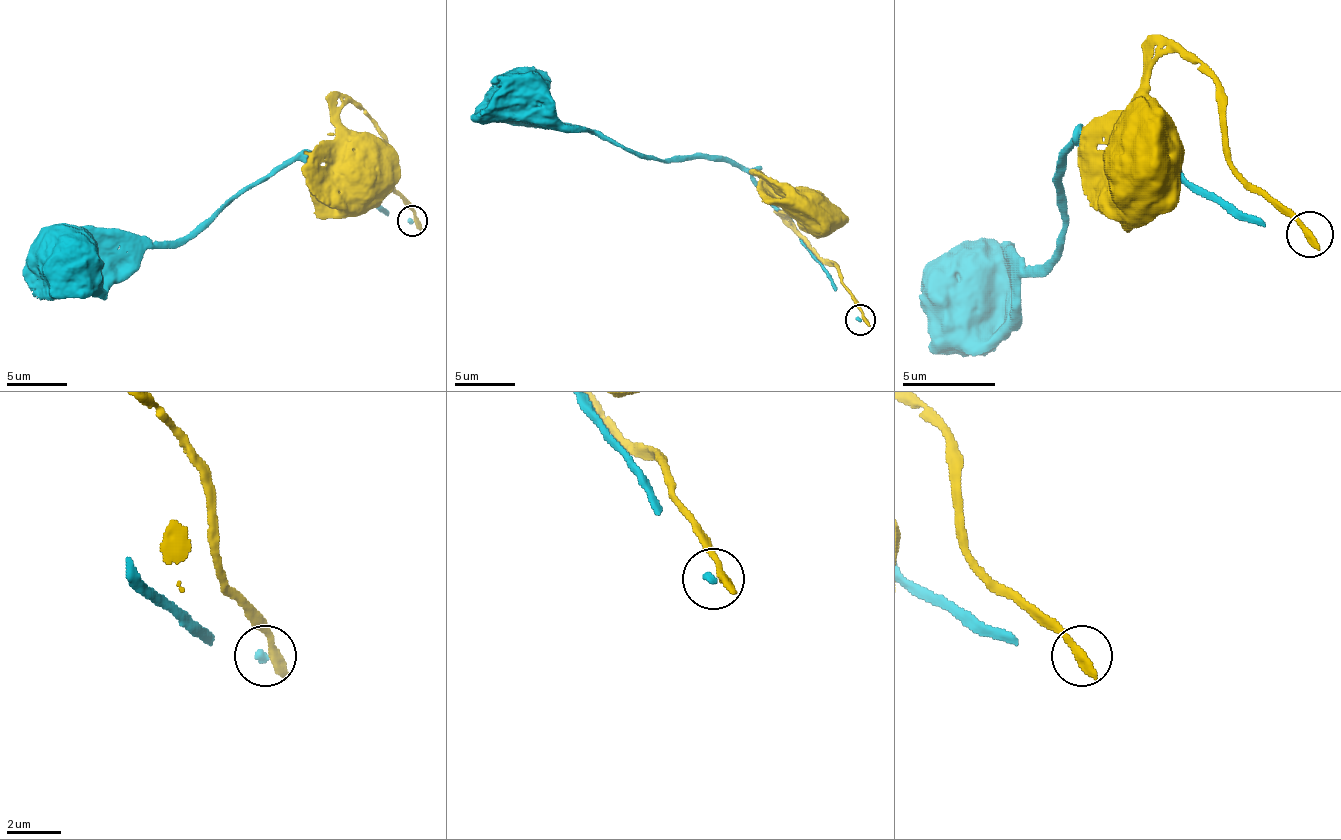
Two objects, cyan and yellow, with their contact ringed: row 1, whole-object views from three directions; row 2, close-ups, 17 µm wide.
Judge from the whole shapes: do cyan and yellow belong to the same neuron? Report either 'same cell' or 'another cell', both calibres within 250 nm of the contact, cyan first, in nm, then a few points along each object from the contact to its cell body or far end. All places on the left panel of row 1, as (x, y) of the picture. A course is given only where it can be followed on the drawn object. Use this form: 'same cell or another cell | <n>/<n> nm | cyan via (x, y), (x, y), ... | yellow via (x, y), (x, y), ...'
another cell | 200/400 nm | cyan via (413, 221), (379, 209), (334, 161), (303, 154), (270, 170), (184, 237), (90, 243), (78, 255) | yellow via (413, 221), (391, 179), (385, 133), (352, 103), (340, 112), (340, 121), (349, 136), (349, 157), (364, 173)

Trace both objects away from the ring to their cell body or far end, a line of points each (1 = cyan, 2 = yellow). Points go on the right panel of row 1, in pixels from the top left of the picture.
1: (1310, 235), (1231, 217), (1142, 142), (1090, 132), (1062, 156), (1062, 240), (1048, 259), (992, 268), (973, 287)
2: (1306, 235), (1235, 170), (1226, 100), (1175, 53), (1151, 67), (1147, 81), (1147, 137), (1151, 151), (1142, 160)

